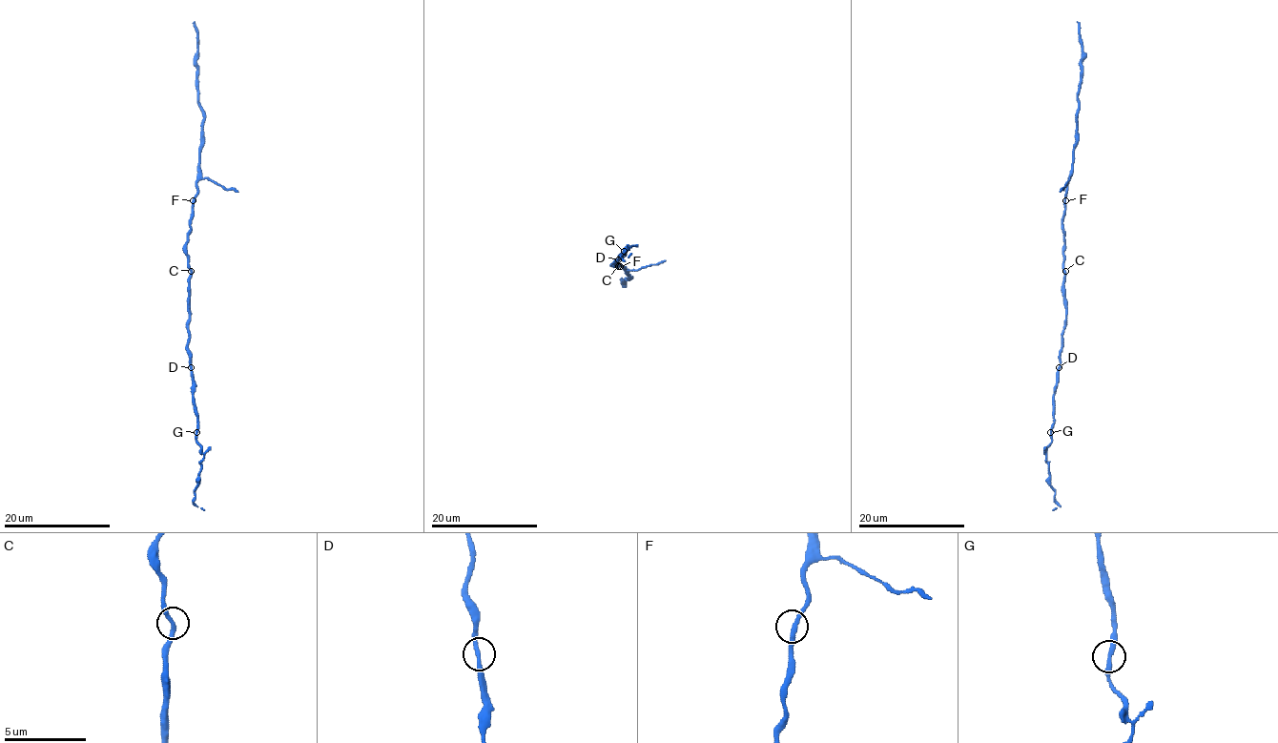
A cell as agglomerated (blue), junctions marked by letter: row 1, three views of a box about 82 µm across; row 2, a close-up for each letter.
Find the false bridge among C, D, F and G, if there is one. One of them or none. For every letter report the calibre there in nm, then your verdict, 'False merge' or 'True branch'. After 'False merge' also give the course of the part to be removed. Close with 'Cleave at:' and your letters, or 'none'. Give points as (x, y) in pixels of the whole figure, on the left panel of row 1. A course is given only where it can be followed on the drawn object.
C: Thickness 260 nm. True branch
D: Thickness 240 nm. True branch
F: Thickness 260 nm. True branch
G: Thickness 260 nm. False merge. Course of the part to remove: (196, 432), (203, 461), (193, 502), (204, 509)
Cleave at: G

